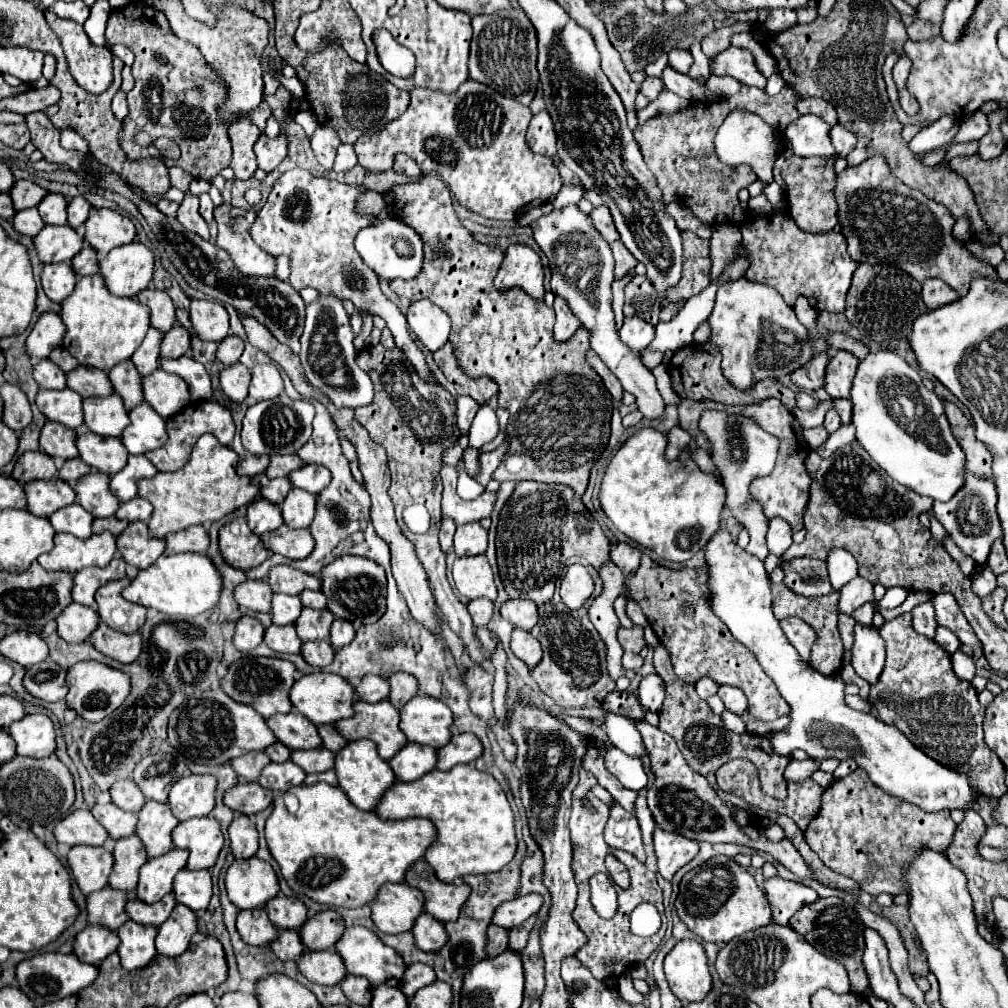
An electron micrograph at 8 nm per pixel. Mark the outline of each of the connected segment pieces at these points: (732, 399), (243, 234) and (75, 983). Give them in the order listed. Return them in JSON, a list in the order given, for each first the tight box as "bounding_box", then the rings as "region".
[{"bounding_box":[669,342,795,410],"region":[[[692,342],[689,346],[685,346],[675,352],[671,359],[669,373],[671,375],[673,390],[679,398],[691,398],[691,400],[713,400],[713,402],[721,402],[721,404],[757,404],[763,402],[767,398],[777,398],[781,400],[789,410],[795,408],[795,392],[791,392],[789,388],[785,388],[783,384],[775,382],[775,380],[763,380],[759,384],[755,384],[753,390],[749,392],[737,392],[737,388],[733,388],[725,376],[721,376],[721,358],[720,351],[713,343],[697,344]]]},{"bounding_box":[215,204,275,278],"region":[[[229,204],[215,208],[215,220],[219,226],[215,242],[231,256],[235,268],[241,274],[275,278],[275,258],[257,250],[253,238],[249,236],[249,228],[255,222],[255,216],[257,214],[253,210],[241,210]]]},{"bounding_box":[15,952,97,1006],"region":[[[39,952],[33,958],[21,960],[15,966],[17,986],[35,1002],[35,1006],[43,1006],[47,1002],[61,1000],[65,996],[75,996],[81,988],[87,988],[97,976],[97,968],[93,964],[85,964],[77,960],[73,954],[59,954],[59,952]]]}]

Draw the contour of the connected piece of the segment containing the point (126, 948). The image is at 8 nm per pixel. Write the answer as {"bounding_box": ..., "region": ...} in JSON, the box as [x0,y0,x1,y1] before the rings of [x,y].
{"bounding_box":[117,920,157,970],"region":[[[127,920],[117,930],[117,936],[121,940],[117,954],[119,954],[121,966],[125,970],[145,968],[157,954],[155,952],[157,928],[153,928],[153,926],[141,926],[141,924],[133,924],[131,920]]]}

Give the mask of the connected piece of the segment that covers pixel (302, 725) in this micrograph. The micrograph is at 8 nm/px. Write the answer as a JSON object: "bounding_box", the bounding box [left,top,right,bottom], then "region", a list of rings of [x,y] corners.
{"bounding_box":[267,710,322,750],"region":[[[291,710],[289,714],[273,714],[267,718],[267,726],[289,750],[309,750],[322,745],[317,728],[297,710]]]}

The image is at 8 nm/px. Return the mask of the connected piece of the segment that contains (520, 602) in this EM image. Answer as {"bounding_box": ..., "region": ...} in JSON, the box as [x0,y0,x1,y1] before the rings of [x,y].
{"bounding_box":[501,598,539,630],"region":[[[529,598],[507,600],[501,606],[501,616],[505,620],[509,620],[513,626],[521,628],[521,630],[531,630],[537,624],[537,620],[539,620],[537,604],[533,600],[529,600]]]}

